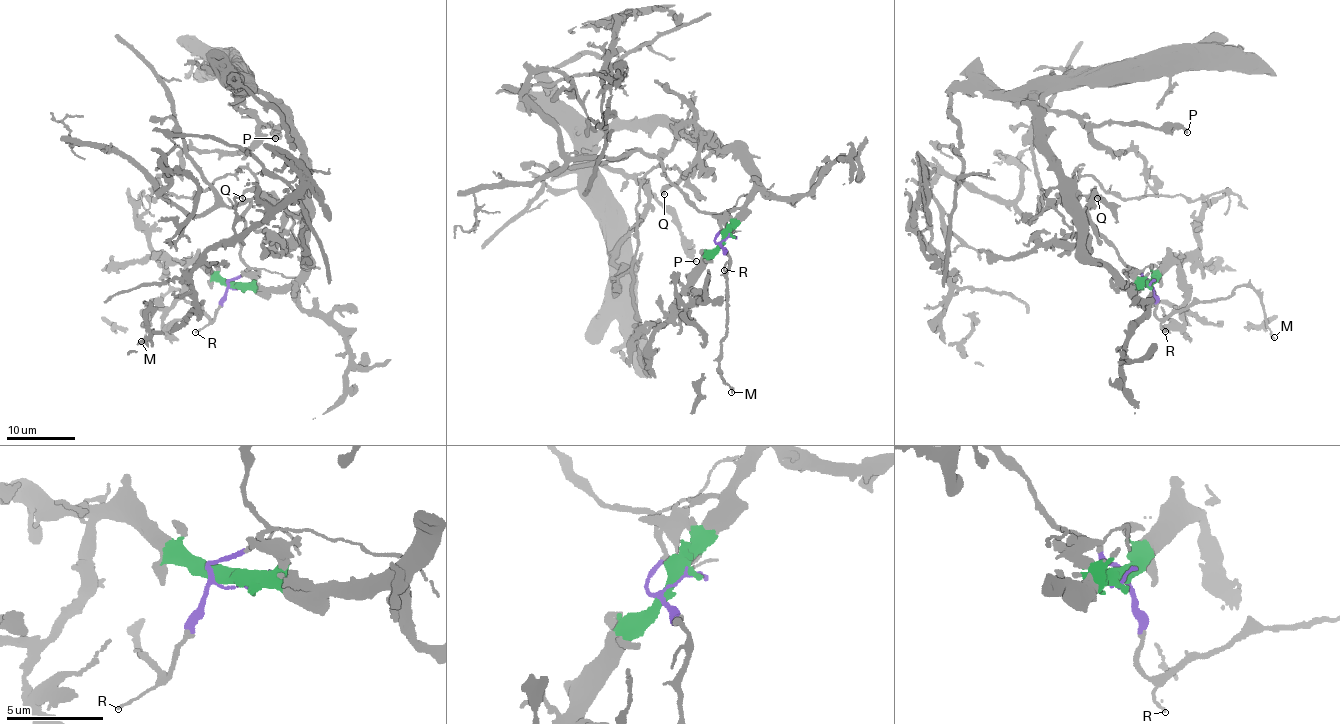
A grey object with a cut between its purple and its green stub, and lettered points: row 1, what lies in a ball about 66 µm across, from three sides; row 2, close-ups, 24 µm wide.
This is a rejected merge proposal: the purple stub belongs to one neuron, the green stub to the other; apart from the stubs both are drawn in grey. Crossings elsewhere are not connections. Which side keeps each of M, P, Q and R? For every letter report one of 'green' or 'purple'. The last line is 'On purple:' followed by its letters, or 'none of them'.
M: purple
P: green
Q: green
R: purple
On purple: M, R

